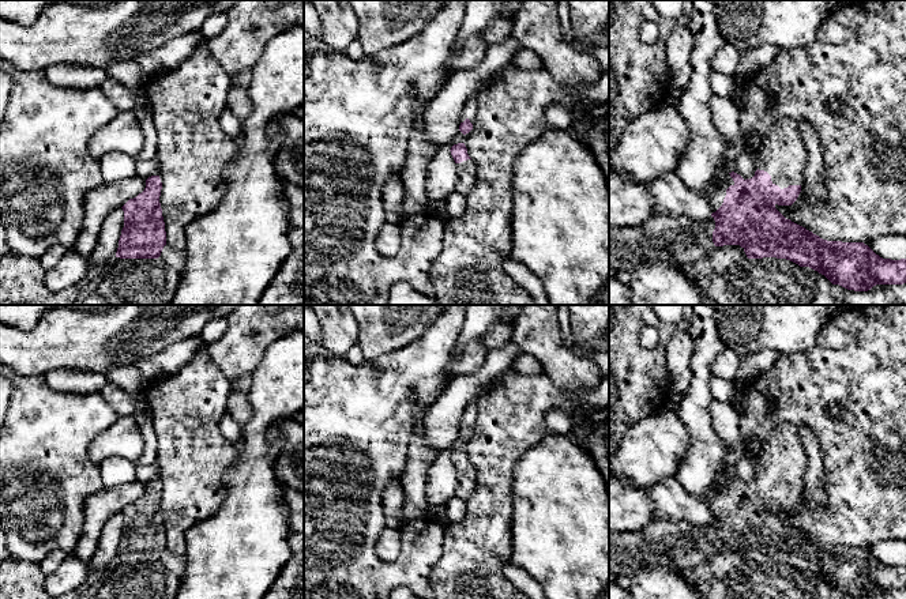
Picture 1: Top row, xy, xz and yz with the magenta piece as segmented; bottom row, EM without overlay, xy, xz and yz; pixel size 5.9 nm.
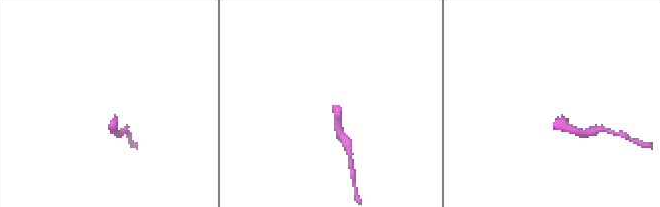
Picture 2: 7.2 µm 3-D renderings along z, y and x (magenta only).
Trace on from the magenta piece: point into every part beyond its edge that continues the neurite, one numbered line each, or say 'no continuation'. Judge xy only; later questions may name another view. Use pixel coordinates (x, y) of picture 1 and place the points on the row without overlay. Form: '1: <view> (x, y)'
no continuation

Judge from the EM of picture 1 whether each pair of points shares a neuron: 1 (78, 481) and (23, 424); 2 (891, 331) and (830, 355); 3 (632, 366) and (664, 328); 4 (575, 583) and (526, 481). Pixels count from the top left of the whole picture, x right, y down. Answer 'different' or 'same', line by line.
1: same
2: same
3: same
4: same

